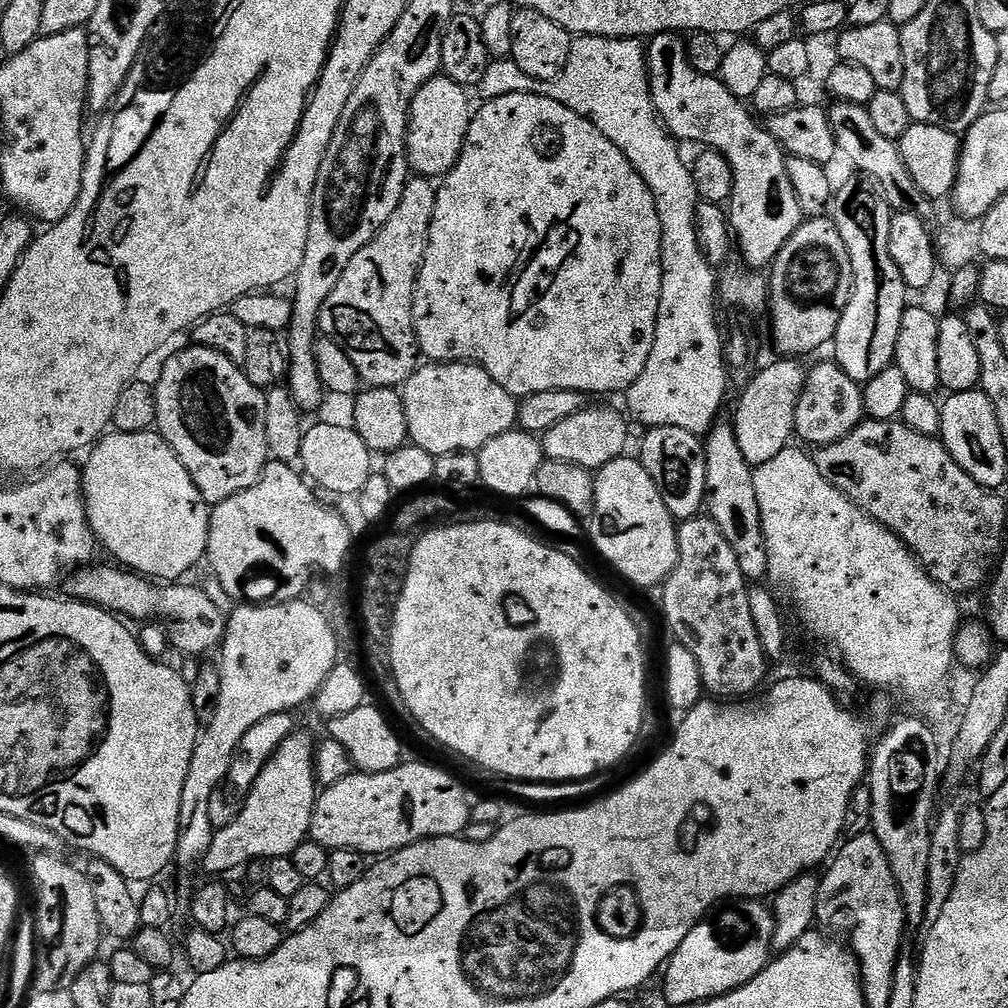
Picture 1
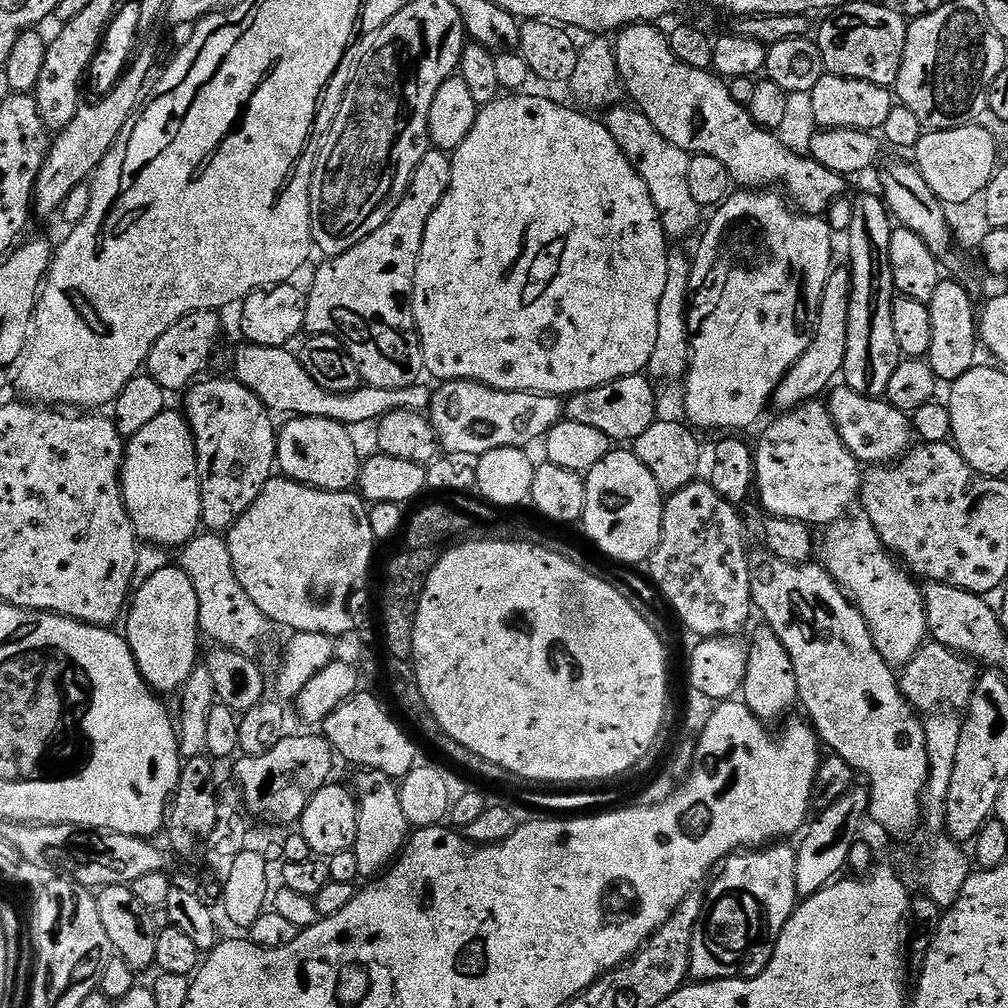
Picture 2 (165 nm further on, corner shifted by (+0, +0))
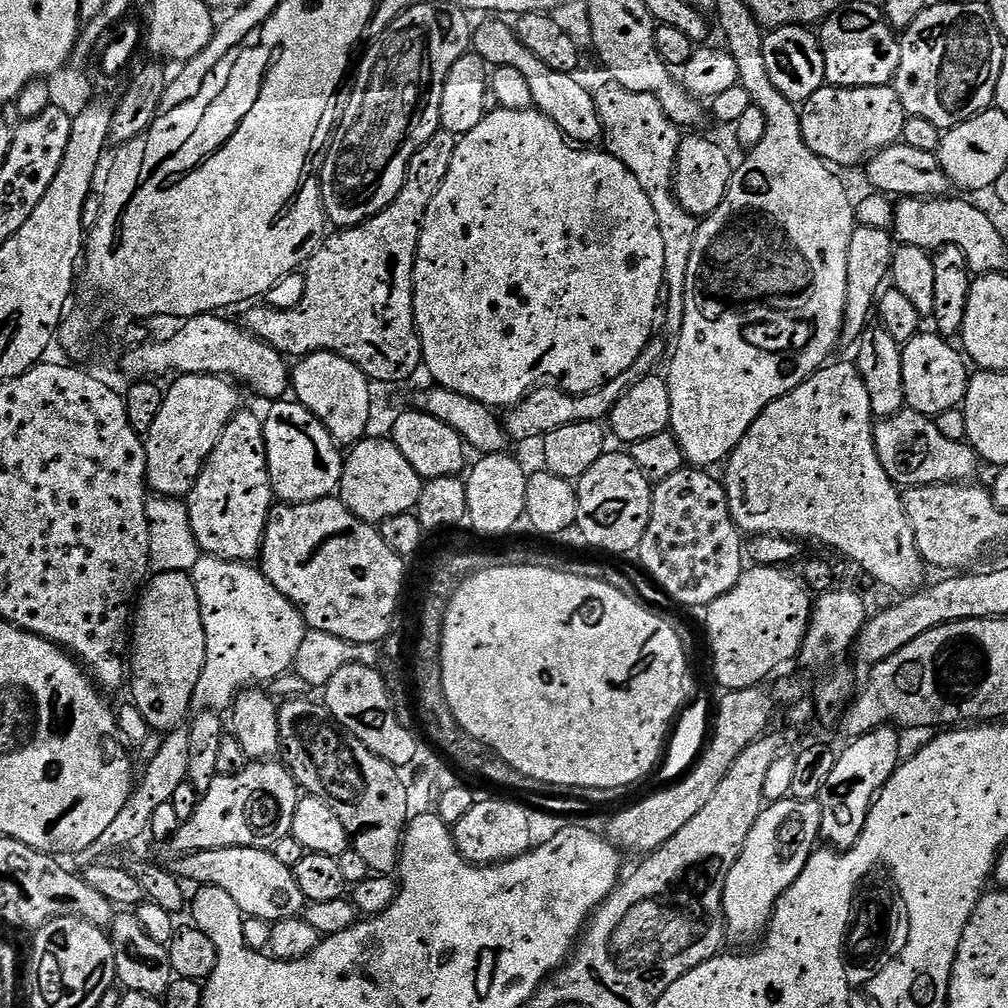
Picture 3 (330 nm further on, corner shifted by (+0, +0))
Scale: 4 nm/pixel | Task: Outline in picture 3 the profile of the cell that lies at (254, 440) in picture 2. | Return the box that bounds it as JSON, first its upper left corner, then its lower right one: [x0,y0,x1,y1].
[186,410,274,562]

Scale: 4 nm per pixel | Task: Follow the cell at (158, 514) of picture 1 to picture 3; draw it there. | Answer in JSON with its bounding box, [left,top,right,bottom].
[144,375,241,497]

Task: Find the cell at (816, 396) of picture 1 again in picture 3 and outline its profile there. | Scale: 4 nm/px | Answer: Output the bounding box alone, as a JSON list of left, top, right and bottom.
[874,410,982,489]

